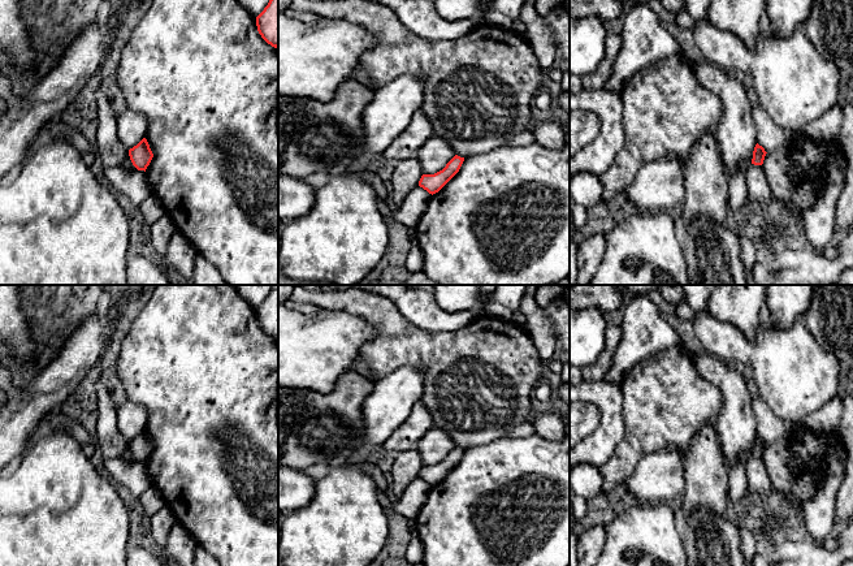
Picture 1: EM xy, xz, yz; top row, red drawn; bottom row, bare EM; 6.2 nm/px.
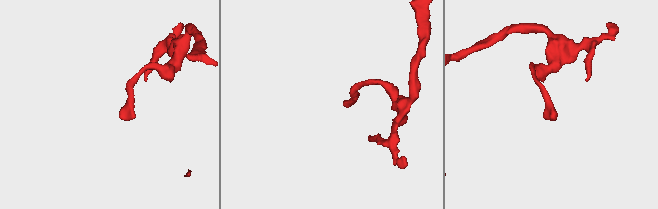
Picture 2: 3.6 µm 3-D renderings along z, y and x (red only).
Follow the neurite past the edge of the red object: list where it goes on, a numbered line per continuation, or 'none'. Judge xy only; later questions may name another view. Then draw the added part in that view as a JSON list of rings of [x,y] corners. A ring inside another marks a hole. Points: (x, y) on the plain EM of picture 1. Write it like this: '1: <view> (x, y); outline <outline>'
none

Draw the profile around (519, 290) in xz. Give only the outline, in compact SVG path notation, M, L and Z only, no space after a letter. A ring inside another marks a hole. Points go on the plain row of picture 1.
M512 285L514 286L514 293L515 293L515 299L514 304L510 307L514 312L519 311L520 302L527 291L527 285Z

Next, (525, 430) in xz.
M524 423L524 424L520 424L510 431L507 431L503 437L508 437L508 438L512 438L512 437L528 437L531 435L534 435L536 433L536 429L534 427L532 425L532 423Z

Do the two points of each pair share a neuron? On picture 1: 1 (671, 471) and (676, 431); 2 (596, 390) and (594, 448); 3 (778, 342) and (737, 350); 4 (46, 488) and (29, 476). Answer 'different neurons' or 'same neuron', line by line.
1: different neurons
2: same neuron
3: same neuron
4: same neuron

